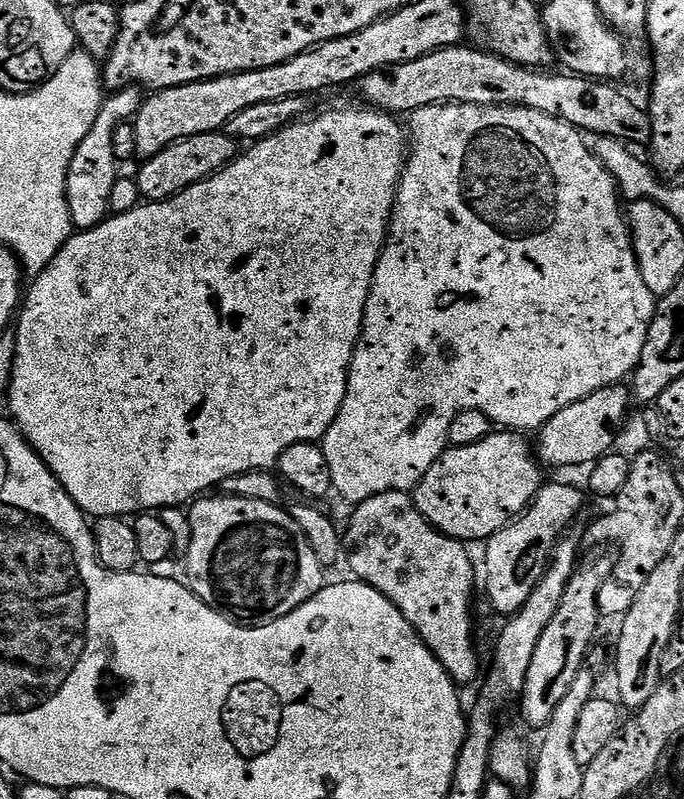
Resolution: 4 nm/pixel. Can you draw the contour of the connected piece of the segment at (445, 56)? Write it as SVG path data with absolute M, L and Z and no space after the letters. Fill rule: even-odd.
M459 43L453 48L414 58L414 62L391 64L366 74L358 82L358 89L364 95L363 103L377 112L389 114L411 114L431 104L525 107L559 117L564 123L579 128L581 133L593 132L596 138L612 136L633 145L647 145L651 141L652 119L647 111L611 83L575 74L551 76L548 70L525 68L479 47L464 47Z

